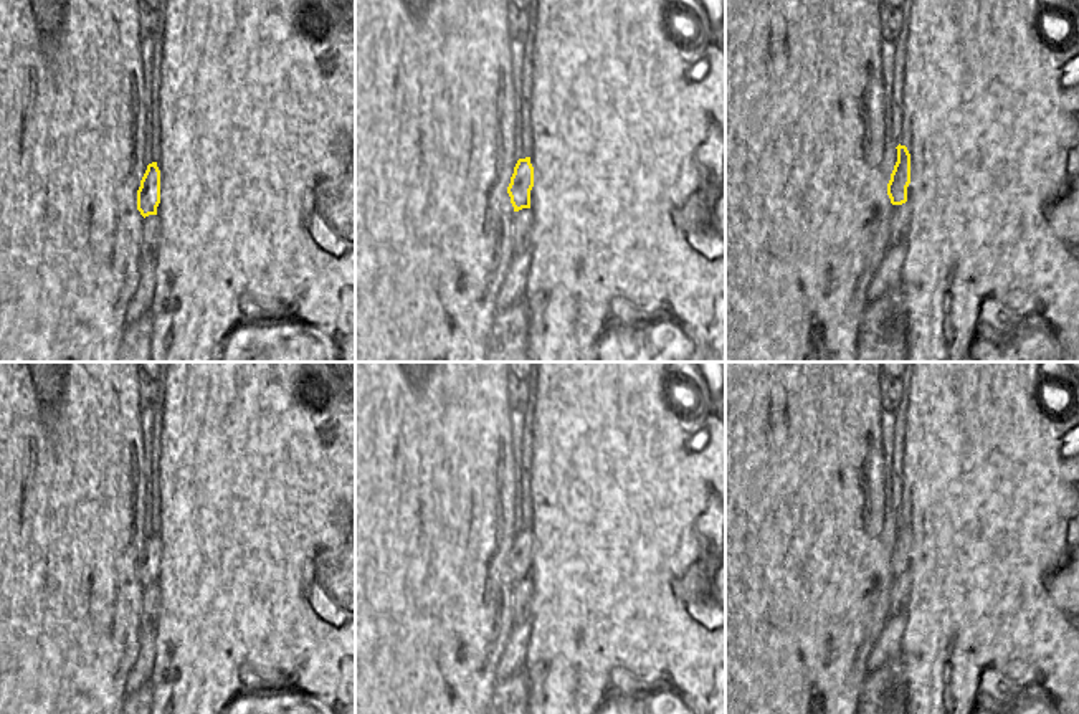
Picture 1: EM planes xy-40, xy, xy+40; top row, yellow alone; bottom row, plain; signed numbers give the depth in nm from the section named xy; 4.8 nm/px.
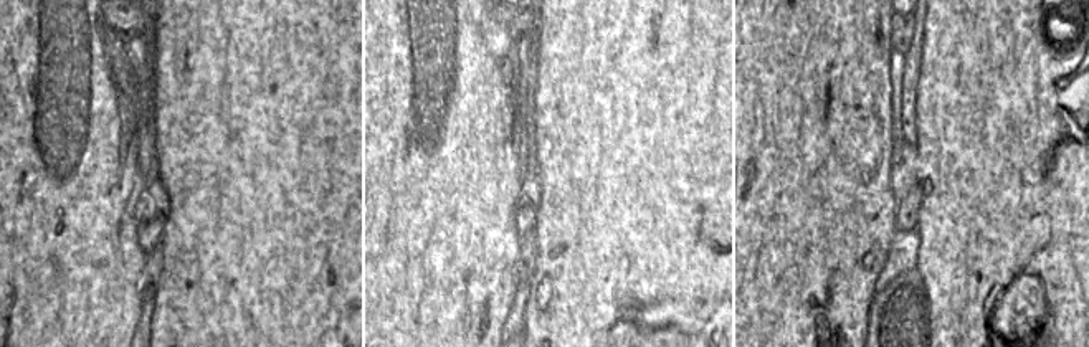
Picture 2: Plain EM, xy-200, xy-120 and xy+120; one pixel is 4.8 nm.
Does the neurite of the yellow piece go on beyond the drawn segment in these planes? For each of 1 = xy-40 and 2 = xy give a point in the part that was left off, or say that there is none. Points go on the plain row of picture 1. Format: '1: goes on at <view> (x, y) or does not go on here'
1: does not go on here
2: does not go on here

